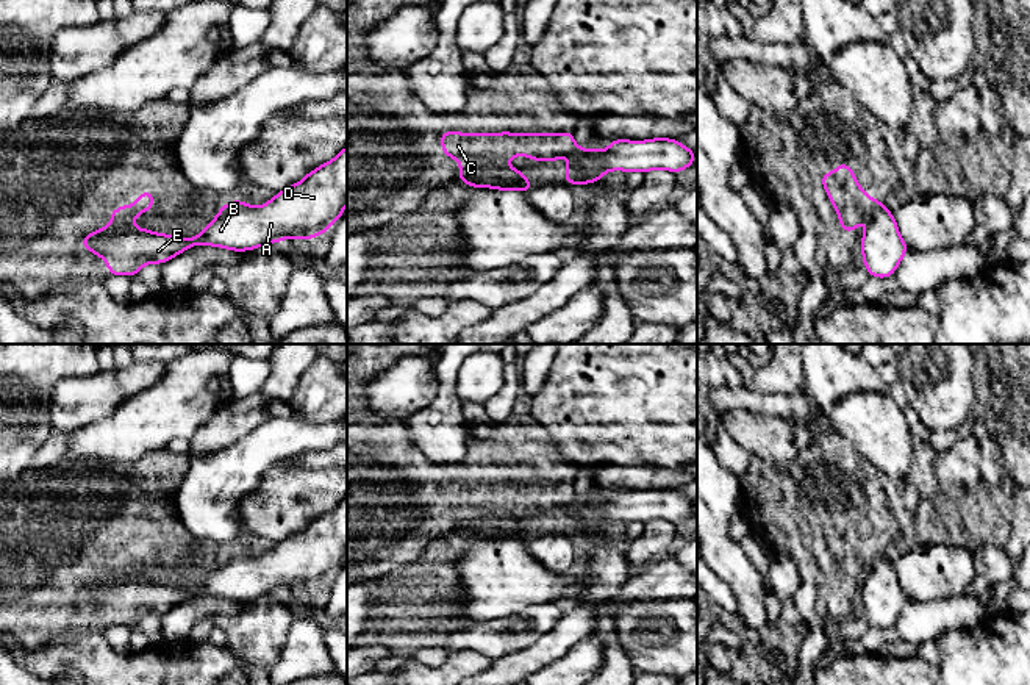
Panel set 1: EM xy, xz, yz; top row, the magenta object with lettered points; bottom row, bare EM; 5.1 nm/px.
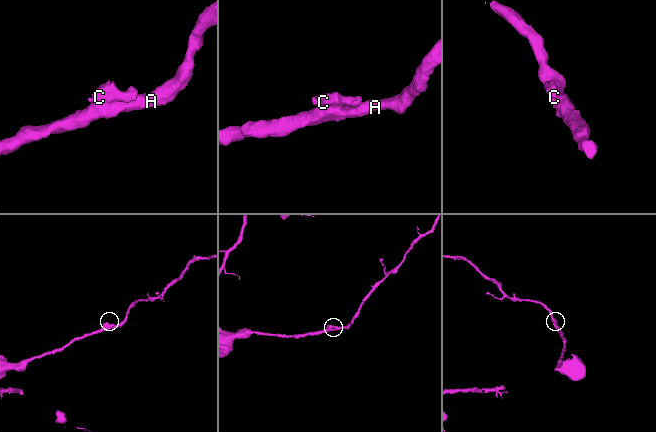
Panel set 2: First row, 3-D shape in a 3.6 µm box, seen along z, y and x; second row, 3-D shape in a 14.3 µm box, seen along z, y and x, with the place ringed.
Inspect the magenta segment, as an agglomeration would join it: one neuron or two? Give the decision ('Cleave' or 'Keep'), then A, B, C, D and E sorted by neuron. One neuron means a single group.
Cleave. Groups: A B D E / C

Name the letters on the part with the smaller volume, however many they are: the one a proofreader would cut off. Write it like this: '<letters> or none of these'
C

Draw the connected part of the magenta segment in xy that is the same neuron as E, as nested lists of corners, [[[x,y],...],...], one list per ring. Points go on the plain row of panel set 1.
[[[347,496],[331,510],[305,524],[303,530],[275,544],[261,557],[252,557],[242,551],[227,552],[219,558],[217,566],[194,588],[155,583],[147,579],[136,579],[133,571],[138,565],[150,561],[150,557],[134,555],[131,563],[122,563],[111,569],[108,577],[97,579],[80,591],[80,597],[88,599],[108,615],[108,626],[134,627],[150,613],[166,615],[173,607],[186,602],[192,596],[213,596],[233,602],[247,602],[283,590],[314,590],[341,569],[347,554]]]

